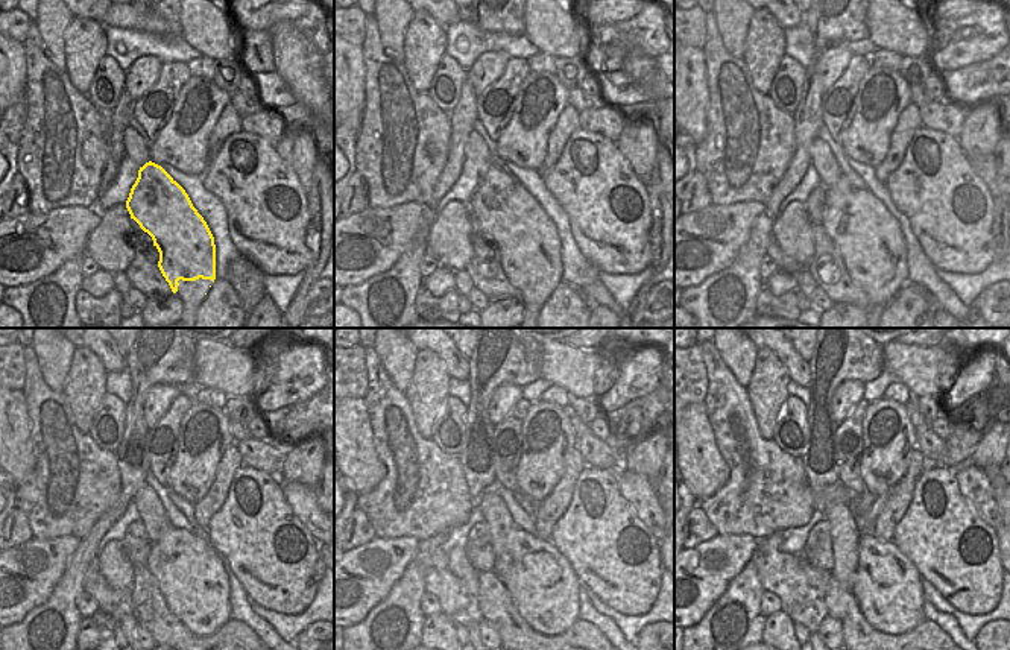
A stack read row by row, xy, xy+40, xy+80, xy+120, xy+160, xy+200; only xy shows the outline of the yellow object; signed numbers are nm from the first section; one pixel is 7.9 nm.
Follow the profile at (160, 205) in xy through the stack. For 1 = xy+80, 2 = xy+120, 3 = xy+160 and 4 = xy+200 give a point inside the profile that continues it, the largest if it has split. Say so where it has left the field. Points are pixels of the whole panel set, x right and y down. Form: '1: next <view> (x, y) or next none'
1: next xy+80 (869, 237)
2: next xy+120 (190, 574)
3: next xy+160 (541, 580)
4: next xy+200 (886, 582)

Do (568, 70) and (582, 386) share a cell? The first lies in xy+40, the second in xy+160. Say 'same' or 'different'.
different

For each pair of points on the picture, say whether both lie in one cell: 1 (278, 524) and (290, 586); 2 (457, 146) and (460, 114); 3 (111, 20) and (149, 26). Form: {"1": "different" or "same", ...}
{"1": "same", "2": "same", "3": "same"}

